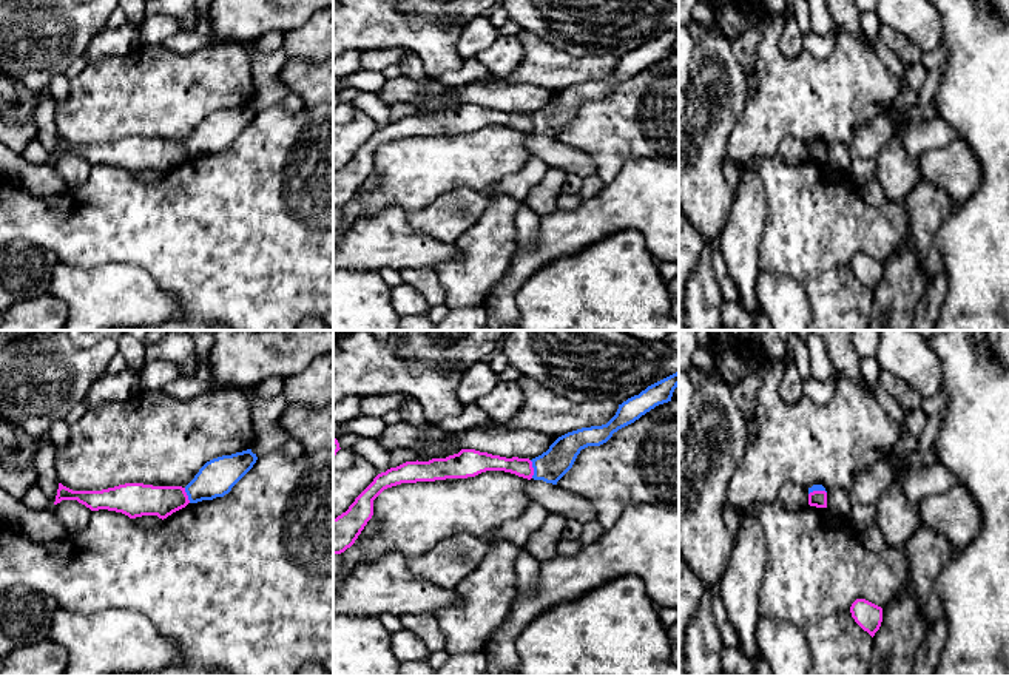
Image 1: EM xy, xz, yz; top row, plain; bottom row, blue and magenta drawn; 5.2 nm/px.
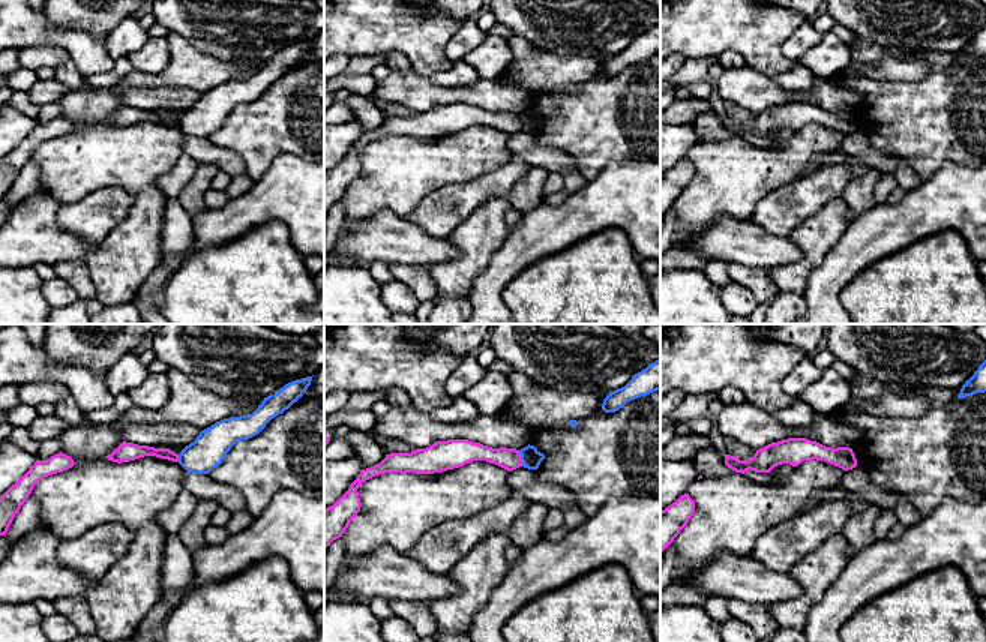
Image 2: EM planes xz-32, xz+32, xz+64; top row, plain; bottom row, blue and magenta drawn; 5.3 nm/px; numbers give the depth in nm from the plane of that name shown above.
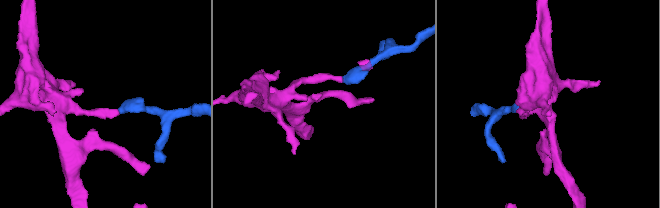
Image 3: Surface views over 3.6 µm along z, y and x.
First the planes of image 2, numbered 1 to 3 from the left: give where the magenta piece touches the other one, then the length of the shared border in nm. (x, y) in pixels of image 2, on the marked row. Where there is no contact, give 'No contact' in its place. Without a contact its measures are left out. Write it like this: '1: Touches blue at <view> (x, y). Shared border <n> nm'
1: Touches blue at xz-32 (179, 458). Shared border 40 nm
2: Touches blue at xz+32 (521, 458). Shared border 90 nm
3: No contact

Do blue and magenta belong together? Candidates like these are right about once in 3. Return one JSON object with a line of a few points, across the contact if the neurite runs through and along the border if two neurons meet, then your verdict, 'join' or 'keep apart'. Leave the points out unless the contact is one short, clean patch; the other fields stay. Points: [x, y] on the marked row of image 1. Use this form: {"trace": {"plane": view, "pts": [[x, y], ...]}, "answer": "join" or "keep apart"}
{"trace": {"plane": "xz", "pts": [[529, 460], [533, 477]]}, "answer": "keep apart"}

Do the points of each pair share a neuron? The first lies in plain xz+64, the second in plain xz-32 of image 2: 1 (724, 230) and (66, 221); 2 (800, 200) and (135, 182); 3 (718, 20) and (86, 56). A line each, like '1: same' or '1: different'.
1: different
2: different
3: same

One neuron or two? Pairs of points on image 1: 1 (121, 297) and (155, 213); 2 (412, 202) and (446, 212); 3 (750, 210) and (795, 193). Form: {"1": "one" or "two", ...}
{"1": "two", "2": "two", "3": "two"}

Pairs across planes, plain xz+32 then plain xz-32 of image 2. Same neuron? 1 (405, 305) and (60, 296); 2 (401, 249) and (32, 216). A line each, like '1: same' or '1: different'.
1: same
2: same

